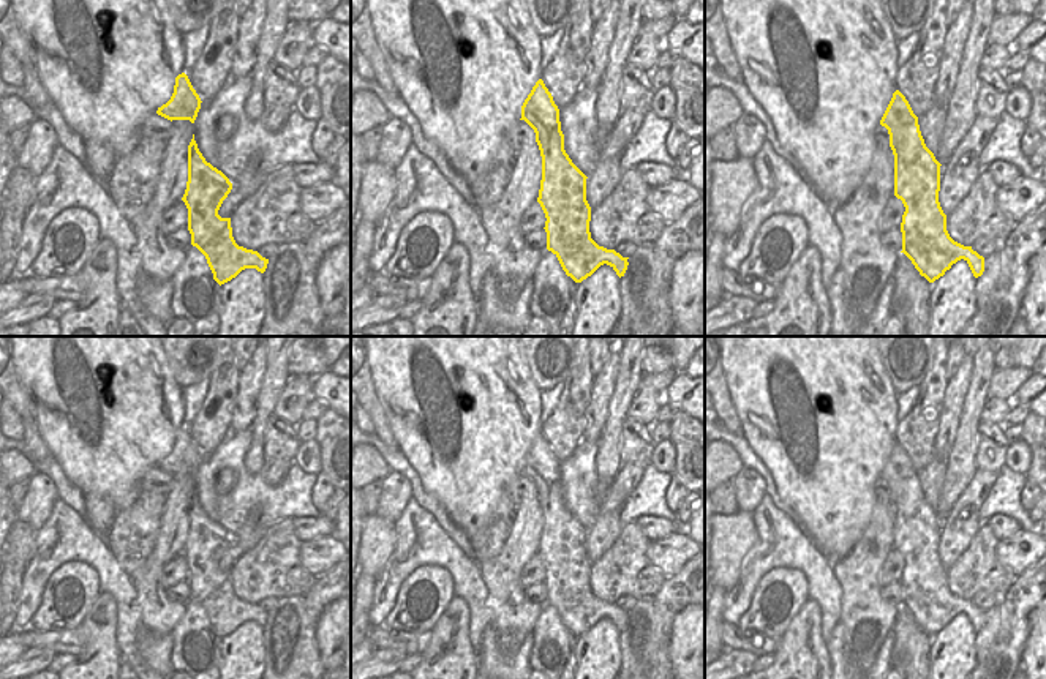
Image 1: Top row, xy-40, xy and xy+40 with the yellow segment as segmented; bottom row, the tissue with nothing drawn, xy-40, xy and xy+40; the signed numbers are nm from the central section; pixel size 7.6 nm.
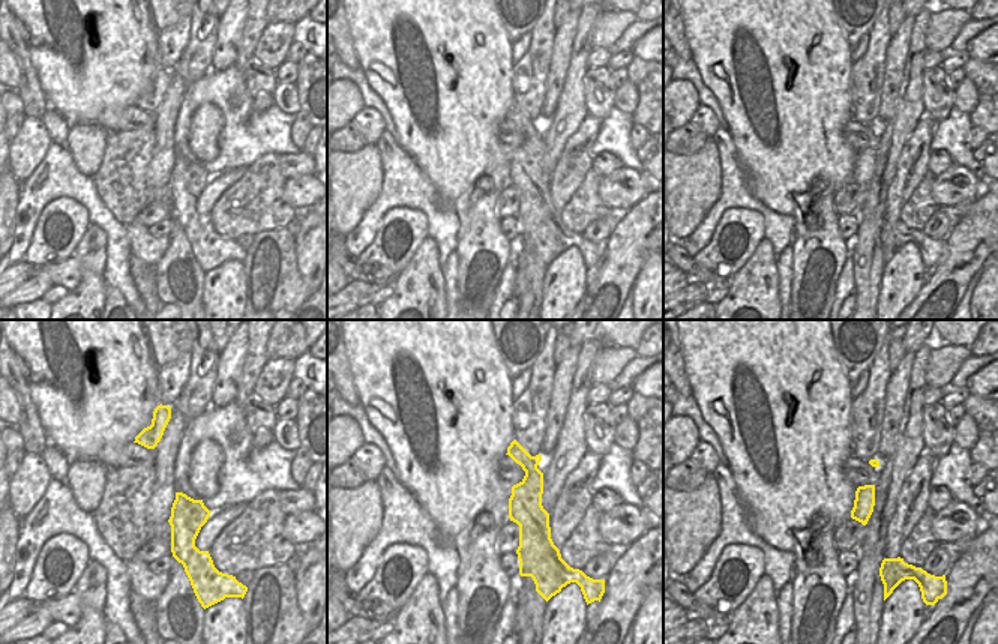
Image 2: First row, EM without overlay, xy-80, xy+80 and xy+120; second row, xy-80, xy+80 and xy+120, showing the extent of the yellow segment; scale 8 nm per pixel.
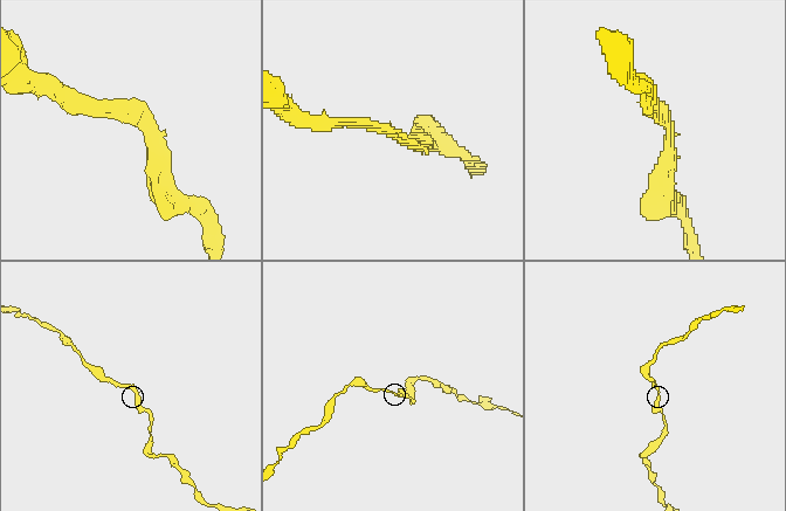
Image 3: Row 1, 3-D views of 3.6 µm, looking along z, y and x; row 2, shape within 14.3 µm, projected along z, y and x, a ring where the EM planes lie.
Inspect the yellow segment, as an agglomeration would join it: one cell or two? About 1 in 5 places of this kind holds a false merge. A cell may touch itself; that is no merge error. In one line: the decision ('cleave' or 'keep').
keep

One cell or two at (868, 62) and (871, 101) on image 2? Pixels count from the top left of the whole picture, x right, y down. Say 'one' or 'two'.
one

